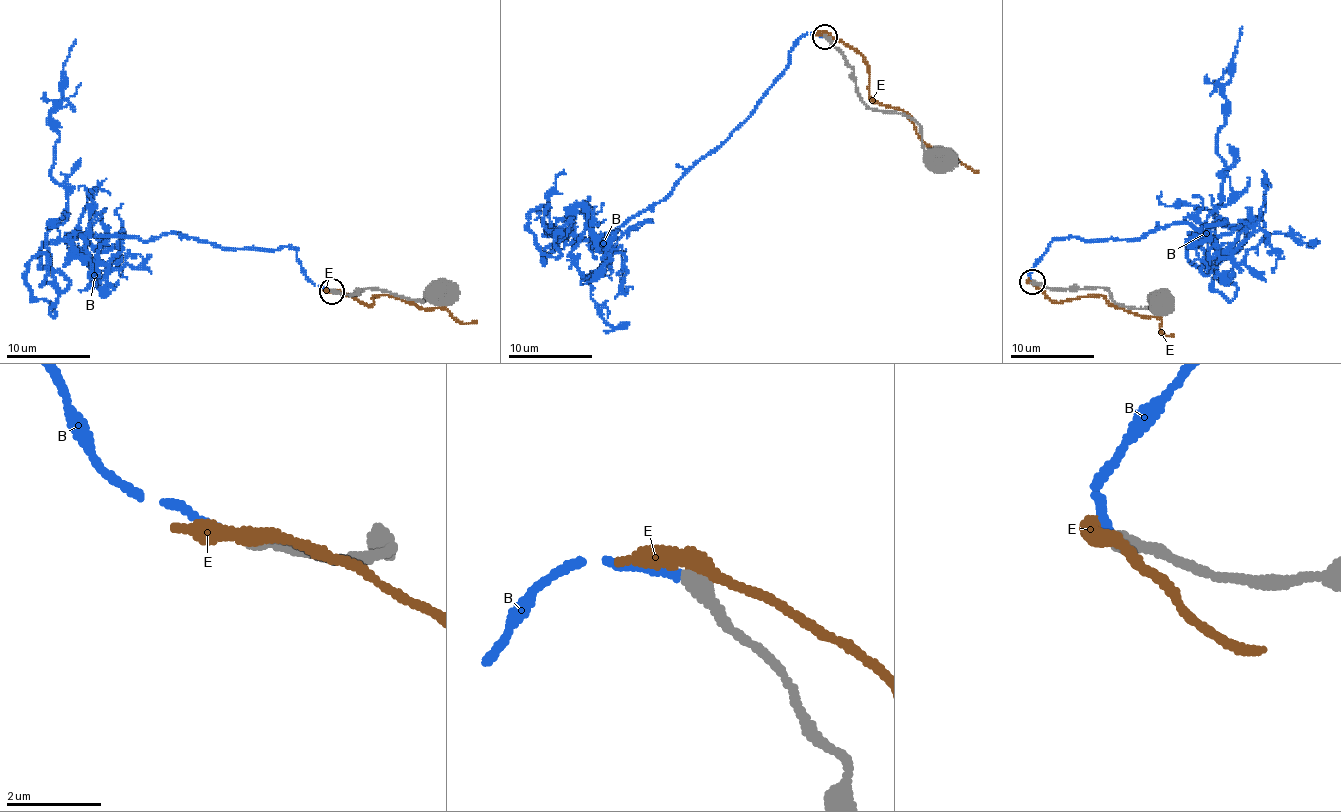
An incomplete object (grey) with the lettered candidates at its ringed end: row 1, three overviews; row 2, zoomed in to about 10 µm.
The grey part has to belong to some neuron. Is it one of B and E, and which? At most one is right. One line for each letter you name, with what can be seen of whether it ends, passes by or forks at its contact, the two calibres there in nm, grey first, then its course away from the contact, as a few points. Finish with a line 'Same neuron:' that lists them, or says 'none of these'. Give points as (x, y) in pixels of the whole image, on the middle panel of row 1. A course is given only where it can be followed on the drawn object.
B: it ends | 360/190 nm | via (824, 37), (804, 34), (663, 198), (615, 230), (565, 235), (545, 262), (571, 223), (549, 225), (567, 240)
Same neuron: B

